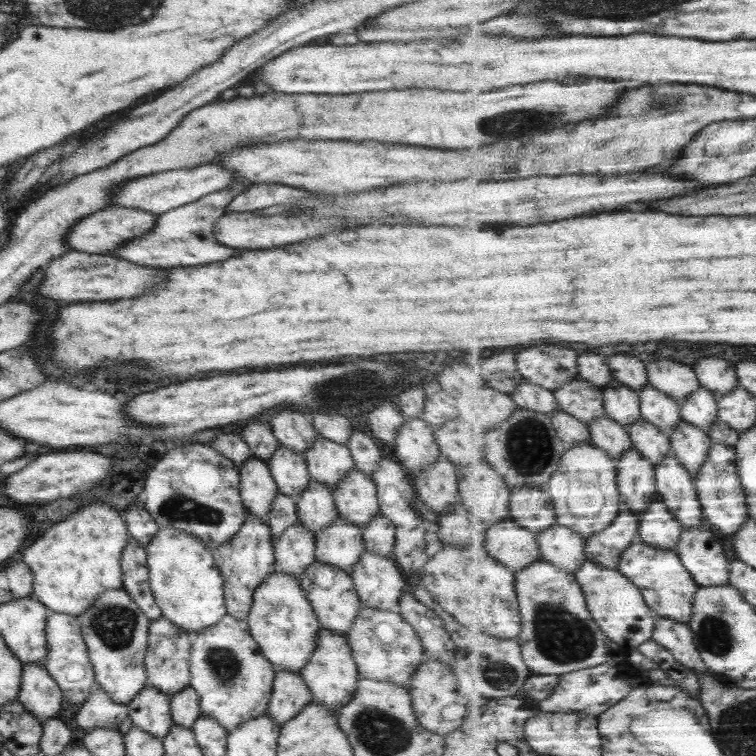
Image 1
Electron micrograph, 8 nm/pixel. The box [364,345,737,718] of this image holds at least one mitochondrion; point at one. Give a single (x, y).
(564, 637)

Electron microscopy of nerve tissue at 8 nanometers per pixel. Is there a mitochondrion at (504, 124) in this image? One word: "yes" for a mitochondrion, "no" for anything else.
yes

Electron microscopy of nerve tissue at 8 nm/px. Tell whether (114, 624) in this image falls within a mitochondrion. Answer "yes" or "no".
yes

